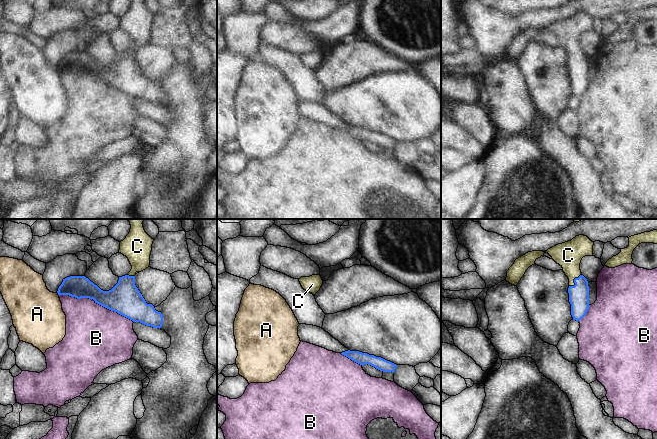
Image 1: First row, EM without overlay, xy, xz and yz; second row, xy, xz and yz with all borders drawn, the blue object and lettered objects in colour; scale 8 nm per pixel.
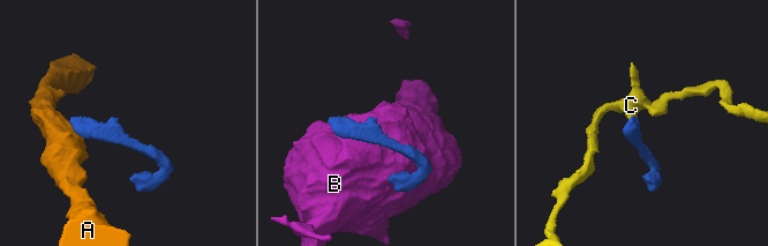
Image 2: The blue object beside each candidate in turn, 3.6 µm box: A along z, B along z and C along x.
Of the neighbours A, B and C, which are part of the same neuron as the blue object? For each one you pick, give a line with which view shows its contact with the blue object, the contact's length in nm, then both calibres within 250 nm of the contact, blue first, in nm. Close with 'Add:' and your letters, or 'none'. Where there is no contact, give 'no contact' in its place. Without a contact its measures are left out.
C: yz | 140 nm | 160/200 nm
Add: C

